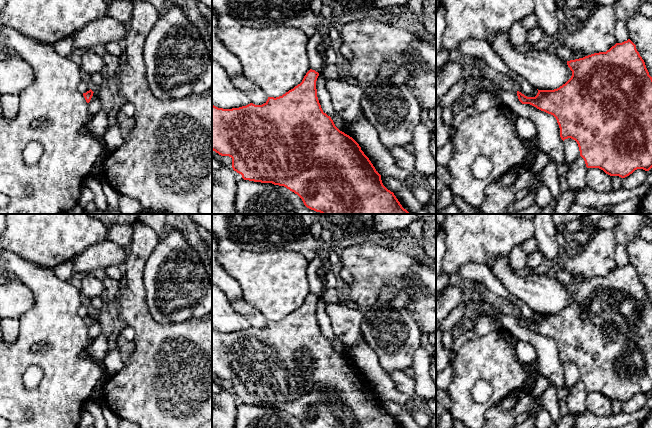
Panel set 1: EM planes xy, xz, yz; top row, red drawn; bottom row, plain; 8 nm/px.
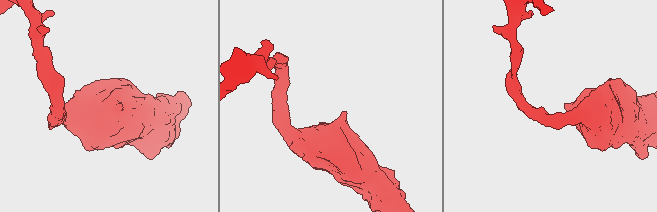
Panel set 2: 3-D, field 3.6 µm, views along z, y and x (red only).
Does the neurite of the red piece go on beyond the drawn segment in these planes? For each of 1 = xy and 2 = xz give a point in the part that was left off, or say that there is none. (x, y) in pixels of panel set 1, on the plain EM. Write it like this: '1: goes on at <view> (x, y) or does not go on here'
1: does not go on here
2: does not go on here

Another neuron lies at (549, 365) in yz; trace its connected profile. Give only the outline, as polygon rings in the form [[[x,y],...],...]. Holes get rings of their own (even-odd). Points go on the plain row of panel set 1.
[[[498,312],[497,317],[486,314],[480,316],[472,330],[462,332],[454,339],[452,359],[466,341],[500,329],[509,331],[516,340],[526,341],[534,347],[538,359],[538,372],[547,378],[557,390],[565,385],[563,364],[560,361],[560,352],[556,342],[530,328],[522,328],[518,323],[516,313]]]

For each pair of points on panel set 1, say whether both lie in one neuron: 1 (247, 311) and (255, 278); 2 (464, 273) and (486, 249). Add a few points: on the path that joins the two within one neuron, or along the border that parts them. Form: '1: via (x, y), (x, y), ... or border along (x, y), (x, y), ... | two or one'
1: border along (242, 297), (267, 319) | two
2: border along (489, 268), (483, 264), (465, 263), (457, 273) | two

